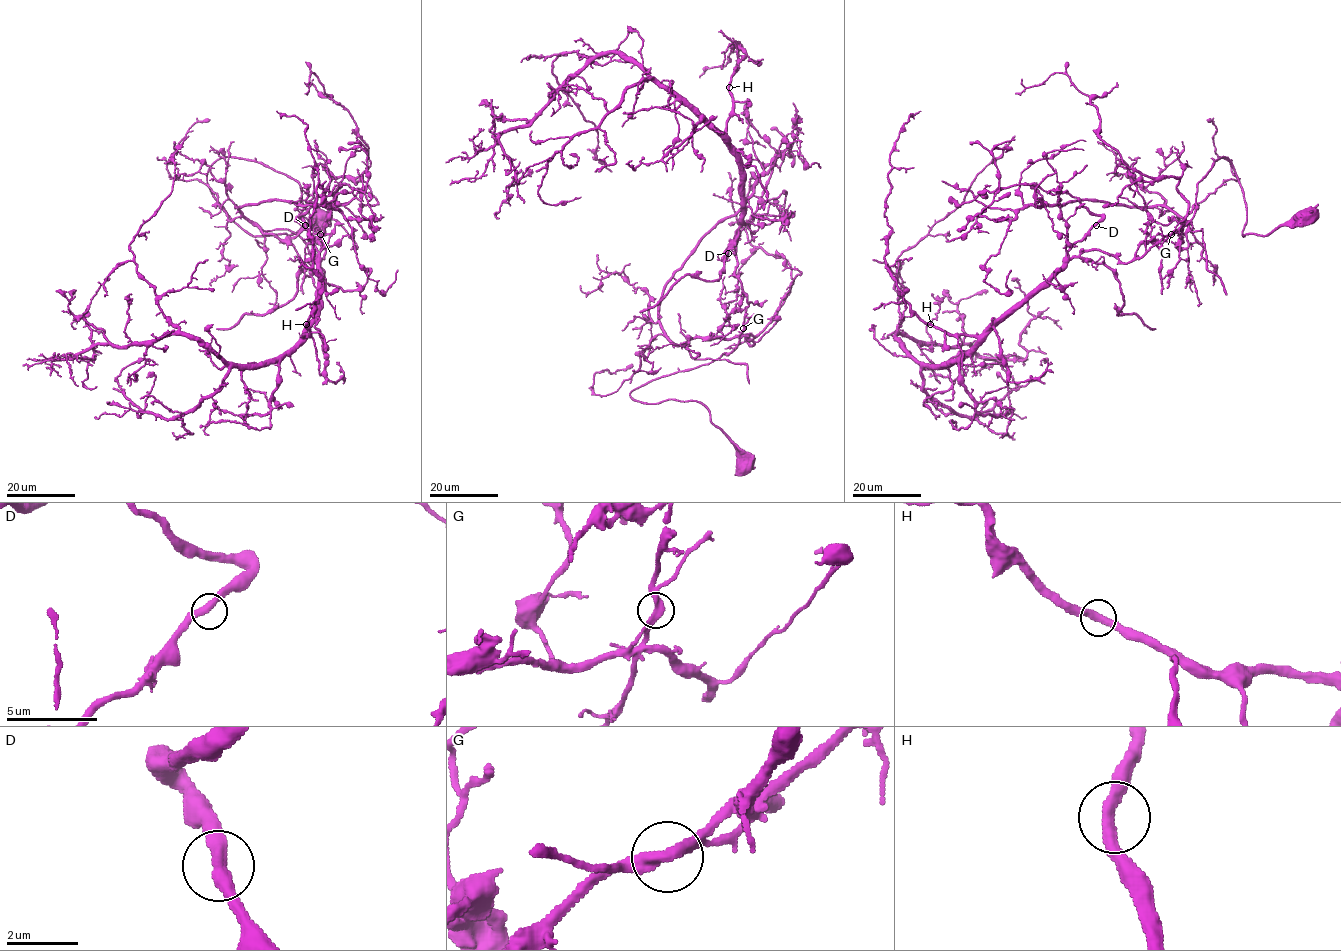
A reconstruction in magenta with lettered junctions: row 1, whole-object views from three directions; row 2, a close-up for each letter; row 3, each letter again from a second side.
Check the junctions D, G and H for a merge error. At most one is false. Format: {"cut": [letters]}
{"cut": ["G"]}

